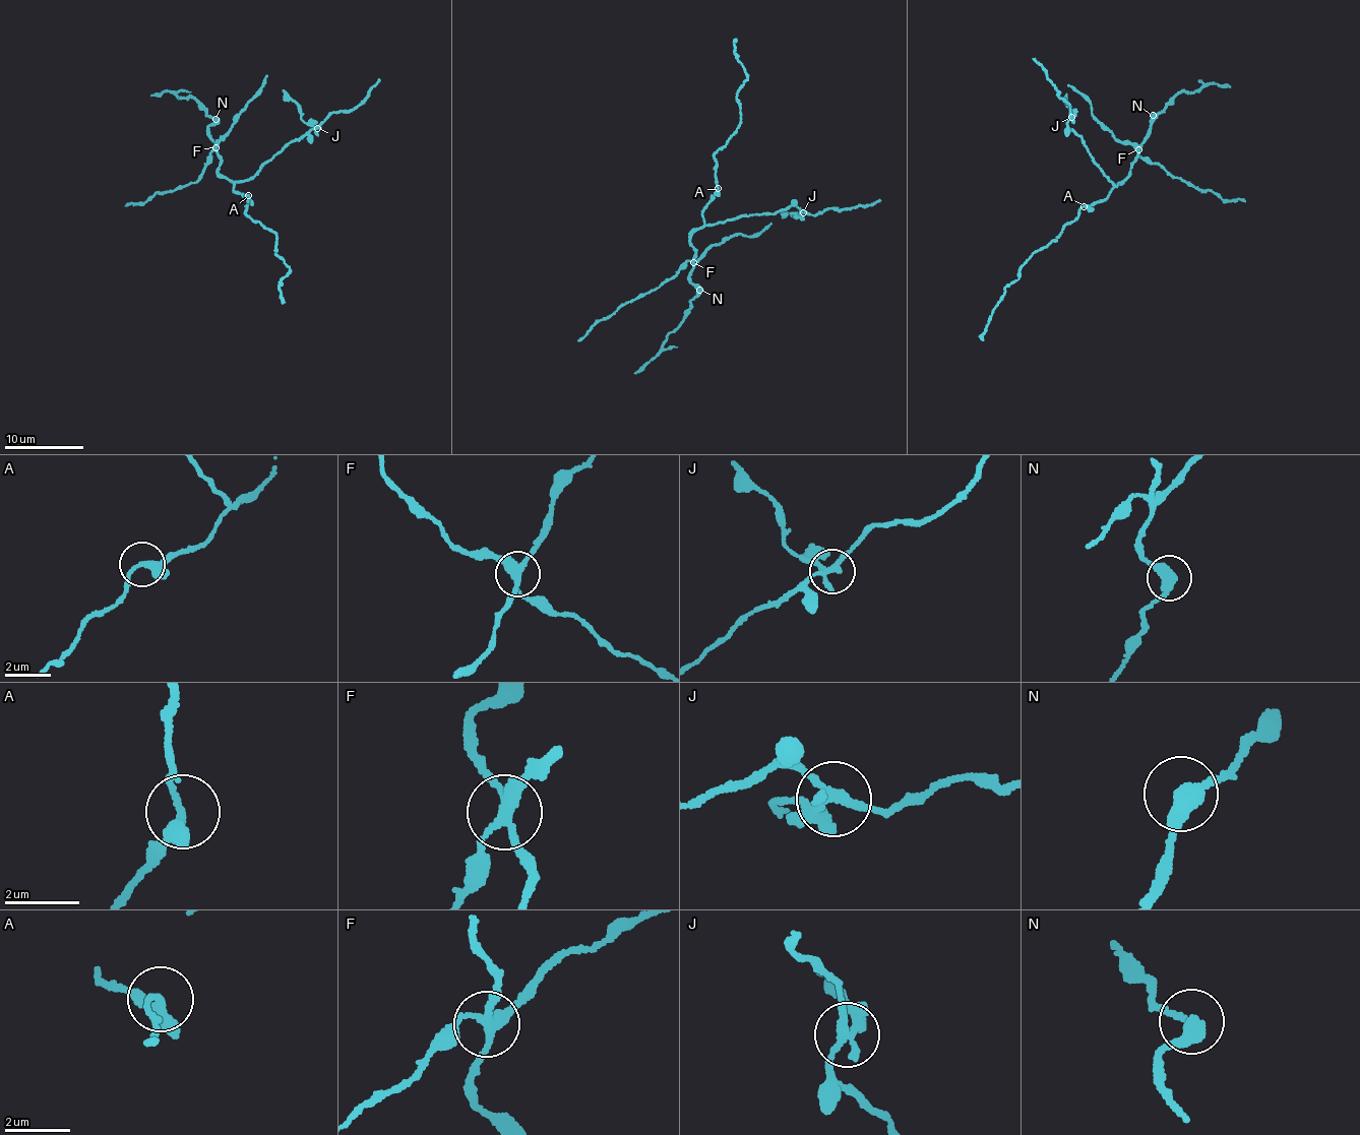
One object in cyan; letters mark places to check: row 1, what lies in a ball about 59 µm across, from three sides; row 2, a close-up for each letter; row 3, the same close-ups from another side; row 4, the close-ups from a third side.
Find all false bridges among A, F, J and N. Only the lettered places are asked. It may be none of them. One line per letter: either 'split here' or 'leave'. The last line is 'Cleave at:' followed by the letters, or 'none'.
A: leave
F: split here
J: split here
N: leave
Cleave at: F, J

